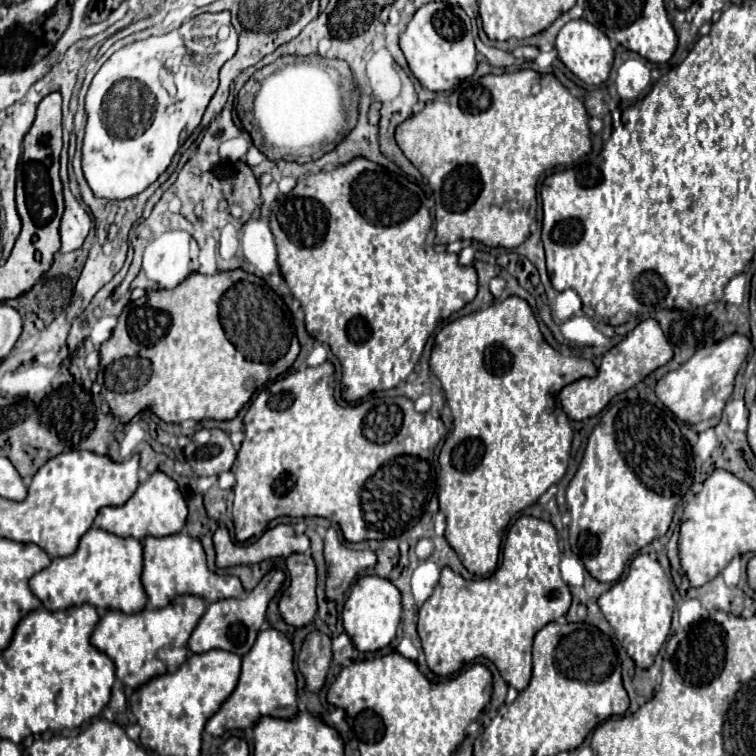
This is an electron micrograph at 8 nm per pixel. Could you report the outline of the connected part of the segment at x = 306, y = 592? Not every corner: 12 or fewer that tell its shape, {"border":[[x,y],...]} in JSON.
{"border":[[308,553],[286,559],[290,585],[279,601],[288,625],[316,615],[316,567]]}

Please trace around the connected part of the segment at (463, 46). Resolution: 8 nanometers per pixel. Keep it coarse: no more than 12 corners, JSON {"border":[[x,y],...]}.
{"border":[[444,1],[400,35],[422,87],[448,91],[476,71],[470,17]]}

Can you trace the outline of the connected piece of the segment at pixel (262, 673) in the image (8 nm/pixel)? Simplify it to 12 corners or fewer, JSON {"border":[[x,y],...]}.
{"border":[[262,629],[232,695],[206,721],[220,737],[298,713],[292,643]]}

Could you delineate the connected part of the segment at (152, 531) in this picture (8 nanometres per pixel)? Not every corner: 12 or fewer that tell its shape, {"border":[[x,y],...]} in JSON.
{"border":[[154,471],[132,499],[102,507],[94,527],[120,537],[180,533],[188,507]]}

